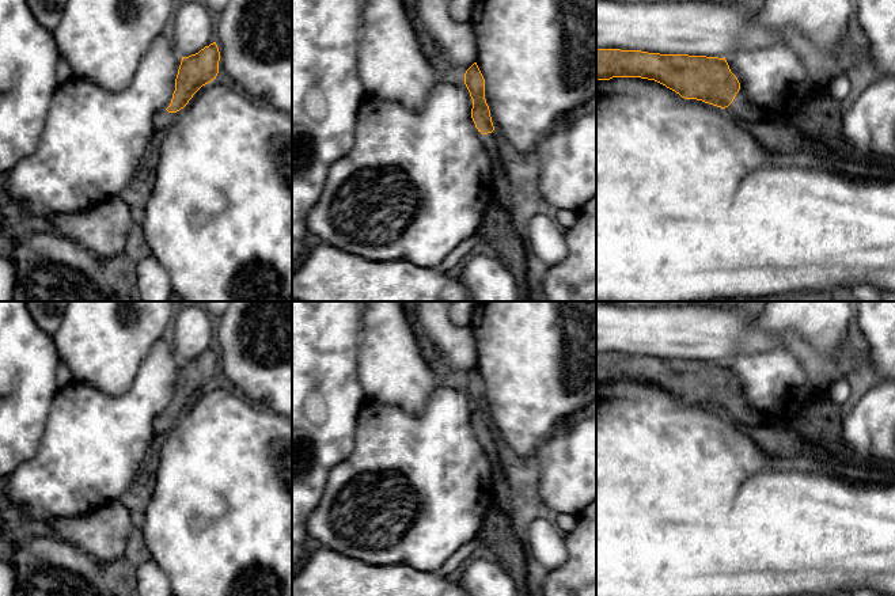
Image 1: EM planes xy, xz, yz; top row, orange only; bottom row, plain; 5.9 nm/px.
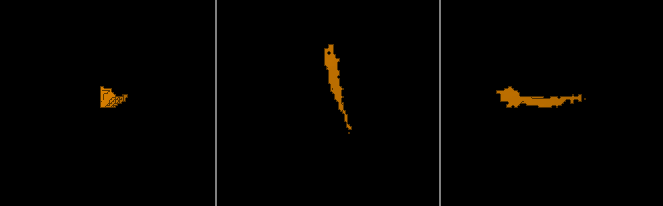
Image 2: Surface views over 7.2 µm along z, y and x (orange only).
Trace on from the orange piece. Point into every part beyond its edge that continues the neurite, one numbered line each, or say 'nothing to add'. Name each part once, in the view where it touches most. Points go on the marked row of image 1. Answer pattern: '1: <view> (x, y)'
1: xy (163, 120)

